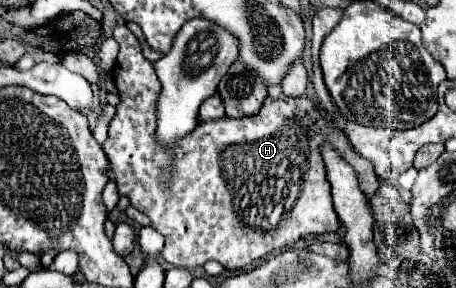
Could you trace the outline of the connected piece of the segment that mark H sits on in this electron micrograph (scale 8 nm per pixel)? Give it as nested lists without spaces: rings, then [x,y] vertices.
[[[119,24],[115,30],[113,30],[113,38],[119,42],[119,56],[117,56],[117,64],[113,68],[113,80],[115,80],[115,86],[119,88],[121,92],[121,102],[119,106],[116,106],[116,114],[109,124],[109,138],[105,140],[103,144],[103,150],[107,154],[107,158],[111,160],[111,166],[113,166],[113,172],[115,172],[115,182],[117,182],[117,188],[119,188],[119,194],[127,194],[131,204],[135,206],[139,212],[147,214],[151,224],[165,236],[165,246],[163,246],[163,258],[173,264],[173,266],[179,266],[179,268],[197,268],[197,266],[203,266],[205,262],[209,260],[215,260],[219,262],[223,268],[227,270],[249,270],[257,260],[269,256],[273,250],[279,250],[279,248],[285,248],[285,246],[291,246],[295,244],[297,240],[301,240],[303,236],[307,234],[327,234],[327,232],[335,232],[339,228],[339,218],[331,206],[331,186],[325,178],[325,166],[323,166],[323,160],[321,160],[321,154],[319,154],[319,146],[323,144],[323,140],[331,140],[331,144],[335,148],[339,148],[339,152],[347,158],[347,162],[351,162],[351,166],[355,168],[355,172],[359,174],[359,184],[363,186],[363,192],[367,194],[367,198],[371,194],[375,194],[379,190],[379,180],[377,176],[373,174],[373,166],[371,162],[367,162],[365,158],[361,158],[359,154],[355,154],[351,148],[349,148],[349,142],[345,138],[345,134],[341,134],[333,122],[329,122],[327,118],[323,118],[315,104],[309,100],[309,98],[279,98],[275,102],[271,102],[269,98],[265,100],[263,108],[259,114],[251,116],[251,118],[241,118],[241,120],[231,120],[231,118],[223,118],[223,122],[207,122],[207,124],[201,124],[193,130],[193,134],[189,134],[183,142],[179,142],[179,158],[175,162],[175,178],[171,180],[171,194],[163,194],[157,186],[157,180],[159,180],[159,170],[163,168],[163,162],[167,162],[167,158],[163,158],[163,150],[159,150],[159,146],[155,146],[155,94],[159,94],[159,80],[157,80],[157,74],[151,66],[149,60],[143,58],[141,54],[141,44],[137,42],[137,38],[129,32],[129,28],[125,24]]]

